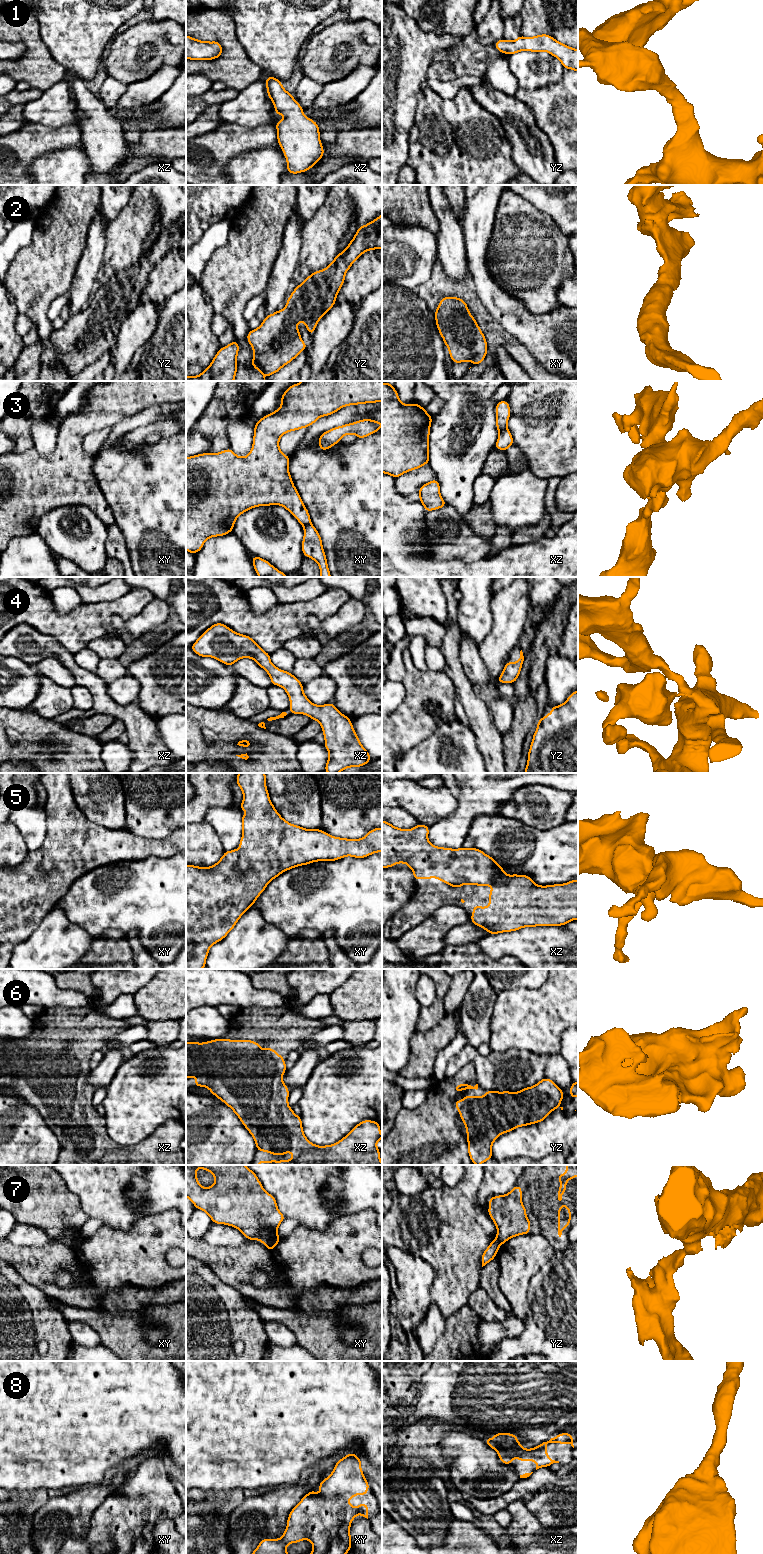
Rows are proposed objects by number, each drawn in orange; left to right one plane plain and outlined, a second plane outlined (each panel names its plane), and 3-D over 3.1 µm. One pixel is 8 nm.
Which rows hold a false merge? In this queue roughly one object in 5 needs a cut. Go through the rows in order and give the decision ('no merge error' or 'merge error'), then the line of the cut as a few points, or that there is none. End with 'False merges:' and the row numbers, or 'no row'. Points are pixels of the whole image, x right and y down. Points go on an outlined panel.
1: no merge error; no cut
2: no merge error; no cut
3: merge error; cut in xz along (506, 428), (499, 433)
4: no merge error; no cut
5: no merge error; no cut
6: no merge error; no cut
7: merge error; cut in xy along (277, 1235), (266, 1245)
8: no merge error; no cut
False merges: 3, 7

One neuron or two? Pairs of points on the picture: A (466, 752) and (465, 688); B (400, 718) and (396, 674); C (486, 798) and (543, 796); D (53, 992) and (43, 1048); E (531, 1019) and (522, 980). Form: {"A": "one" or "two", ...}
{"A": "two", "B": "two", "C": "two", "D": "two", "E": "two"}

